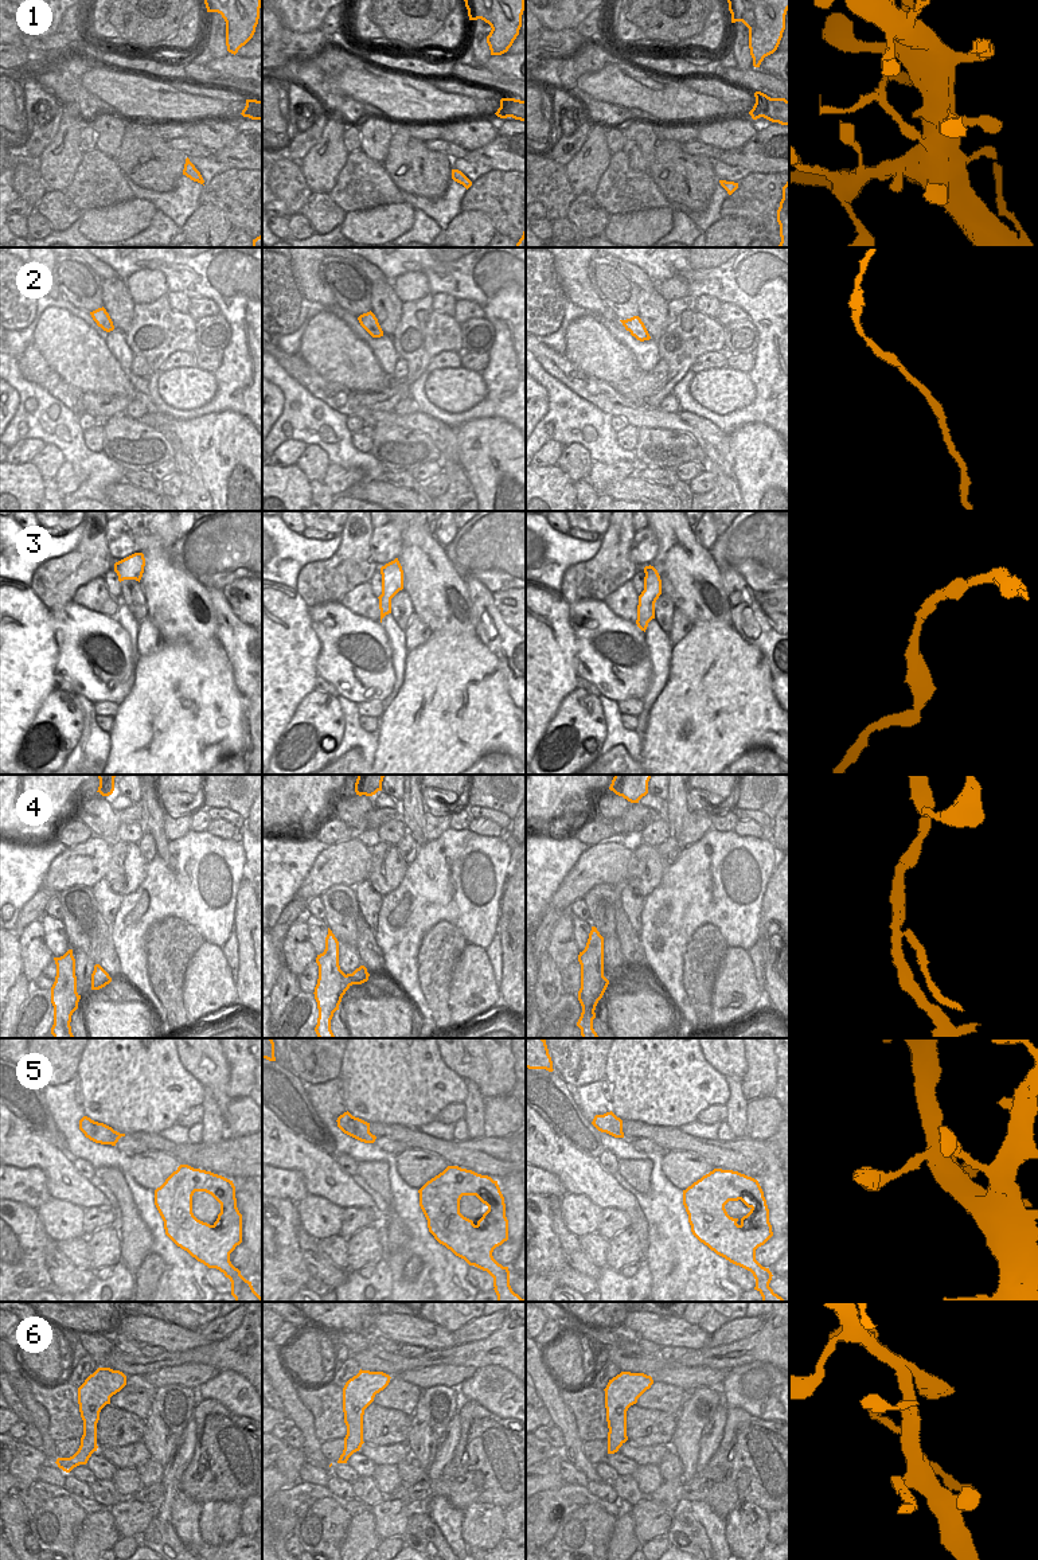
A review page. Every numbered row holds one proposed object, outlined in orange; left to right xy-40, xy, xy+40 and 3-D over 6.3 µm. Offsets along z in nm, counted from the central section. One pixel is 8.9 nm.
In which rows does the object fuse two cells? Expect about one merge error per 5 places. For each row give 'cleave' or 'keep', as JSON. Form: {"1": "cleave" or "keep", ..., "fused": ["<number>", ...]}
{"1": "cleave", "2": "keep", "3": "keep", "4": "keep", "5": "keep", "6": "keep", "fused": ["1"]}

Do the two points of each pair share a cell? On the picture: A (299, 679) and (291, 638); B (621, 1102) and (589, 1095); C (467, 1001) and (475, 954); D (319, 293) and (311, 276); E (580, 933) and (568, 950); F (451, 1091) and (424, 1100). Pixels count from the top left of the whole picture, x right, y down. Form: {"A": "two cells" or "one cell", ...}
{"A": "one cell", "B": "two cells", "C": "one cell", "D": "one cell", "E": "two cells", "F": "one cell"}

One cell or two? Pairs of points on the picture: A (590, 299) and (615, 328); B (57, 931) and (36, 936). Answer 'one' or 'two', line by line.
A: two
B: two

